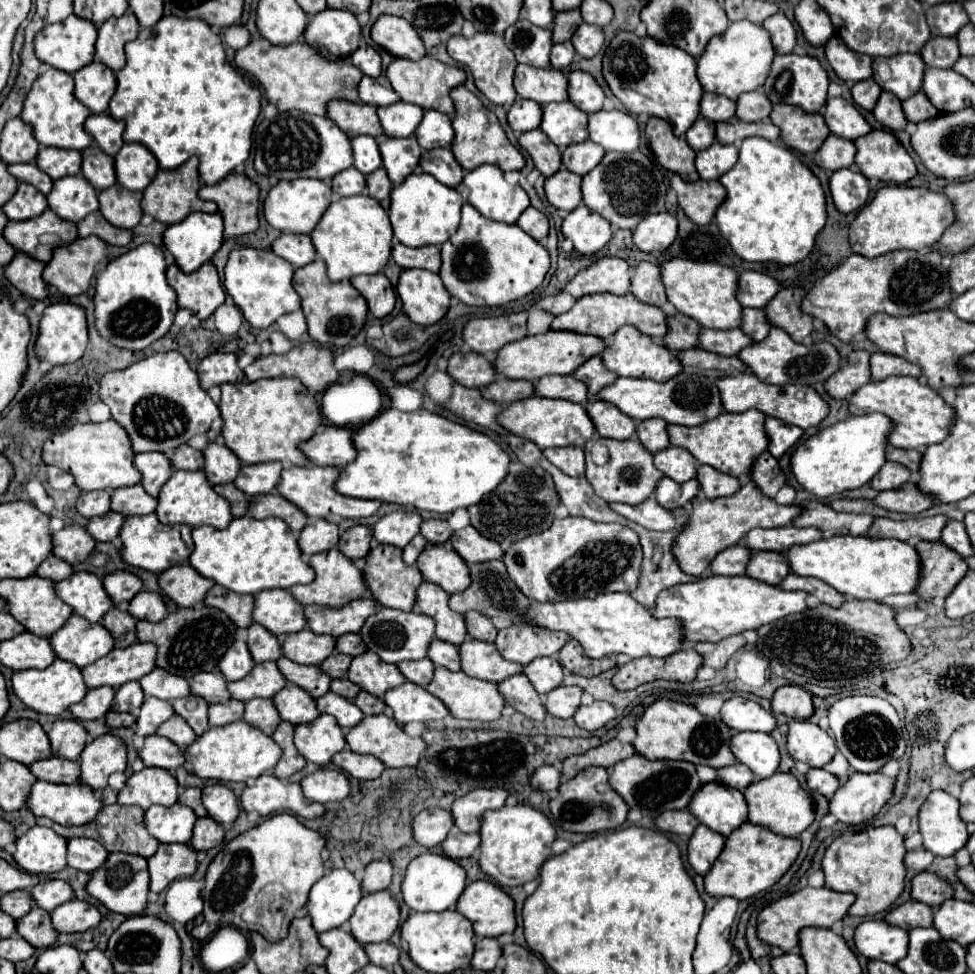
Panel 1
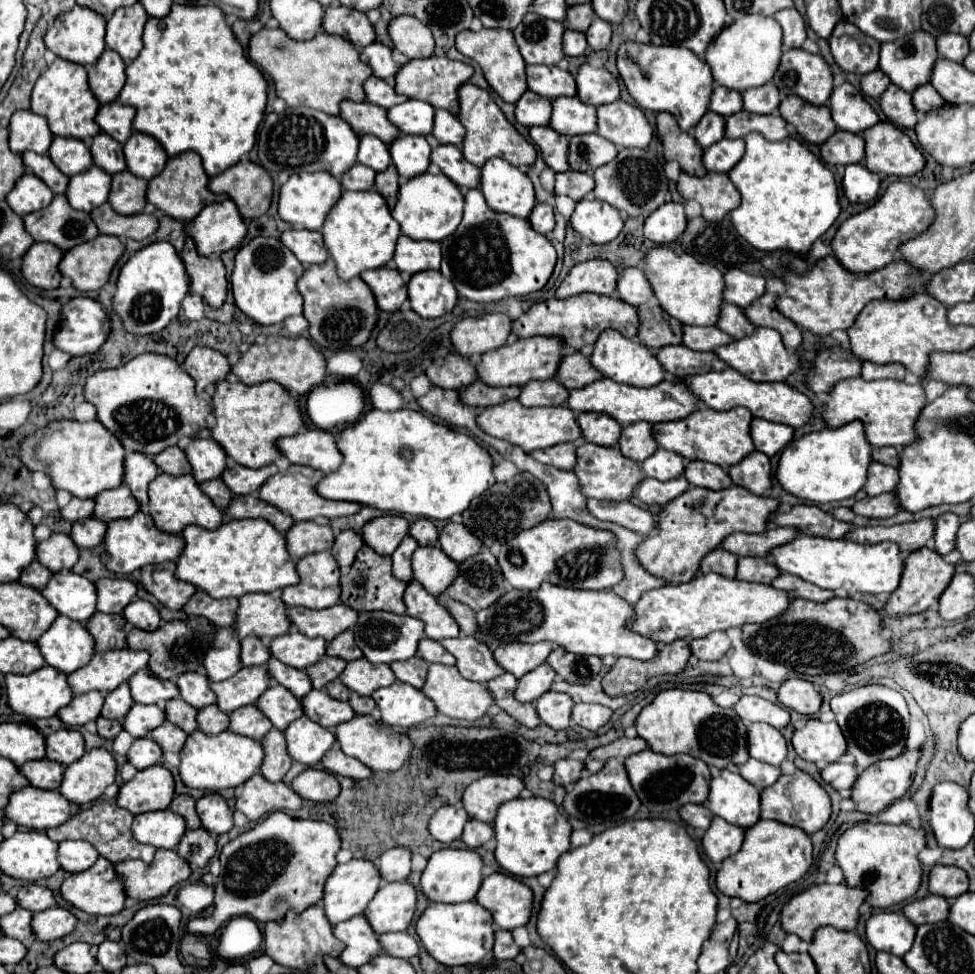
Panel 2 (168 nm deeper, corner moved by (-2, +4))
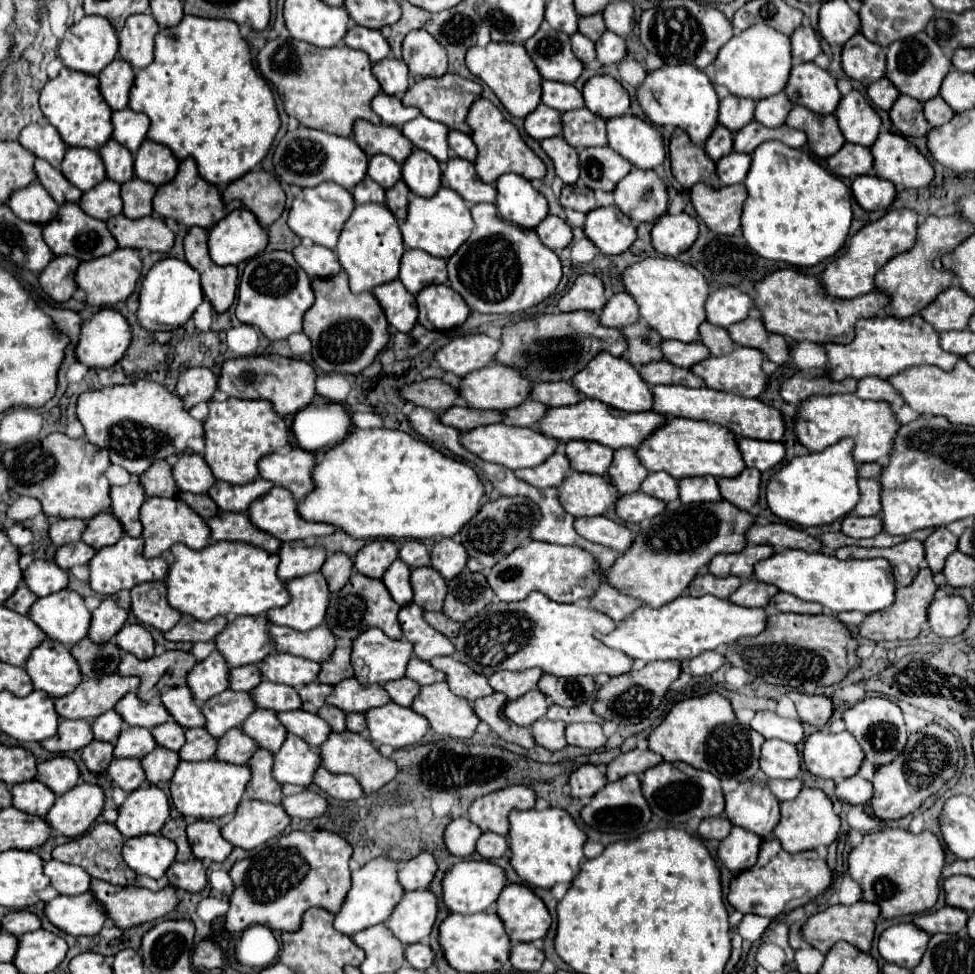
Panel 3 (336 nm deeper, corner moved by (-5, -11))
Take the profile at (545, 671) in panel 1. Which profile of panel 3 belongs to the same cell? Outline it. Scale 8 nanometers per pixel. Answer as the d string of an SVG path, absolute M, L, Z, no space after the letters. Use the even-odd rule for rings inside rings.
M531 690L529 694L507 702L503 708L503 716L517 726L531 726L535 720L545 716L547 708L547 698L541 696L541 692Z

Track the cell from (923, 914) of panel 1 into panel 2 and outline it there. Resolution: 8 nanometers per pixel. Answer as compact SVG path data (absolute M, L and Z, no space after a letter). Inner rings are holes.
M926 895L924 899L916 899L916 901L906 903L902 913L914 925L938 923L948 917L948 899L938 897L938 895Z

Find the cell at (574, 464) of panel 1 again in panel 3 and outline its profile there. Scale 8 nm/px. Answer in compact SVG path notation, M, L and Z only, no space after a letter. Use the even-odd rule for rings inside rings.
M555 452L551 454L543 464L535 466L535 468L525 468L525 470L517 470L515 476L535 488L549 488L561 484L561 480L565 478L569 470L569 460L565 454Z

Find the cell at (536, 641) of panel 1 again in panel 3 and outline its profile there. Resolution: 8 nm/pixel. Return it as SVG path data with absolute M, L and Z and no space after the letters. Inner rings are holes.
M537 668L533 670L525 670L525 672L495 672L493 676L489 676L489 686L495 692L505 692L505 696L509 700L517 700L521 698L525 692L533 690L537 686L537 680L541 678L543 672L537 672Z

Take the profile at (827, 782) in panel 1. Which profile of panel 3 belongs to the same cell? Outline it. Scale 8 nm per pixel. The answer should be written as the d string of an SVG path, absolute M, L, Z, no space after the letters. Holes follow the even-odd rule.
M851 776L837 782L837 798L847 804L867 804L873 798L873 784L861 776Z

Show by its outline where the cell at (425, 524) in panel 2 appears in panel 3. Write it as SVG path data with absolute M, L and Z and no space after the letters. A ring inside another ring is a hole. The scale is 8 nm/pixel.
M409 540L401 546L399 560L403 560L409 568L421 568L421 566L429 564L429 552L421 542Z

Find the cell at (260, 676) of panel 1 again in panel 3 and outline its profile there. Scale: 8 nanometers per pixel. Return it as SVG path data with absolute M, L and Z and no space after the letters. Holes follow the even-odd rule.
M221 692L209 698L201 712L205 716L205 730L213 738L221 738L227 730L237 728L245 722L245 716L253 712L253 704L249 704L247 692Z

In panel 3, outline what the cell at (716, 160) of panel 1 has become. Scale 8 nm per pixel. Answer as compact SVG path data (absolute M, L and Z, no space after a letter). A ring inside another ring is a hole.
M731 152L717 162L717 176L725 186L739 184L745 180L751 166L751 154Z

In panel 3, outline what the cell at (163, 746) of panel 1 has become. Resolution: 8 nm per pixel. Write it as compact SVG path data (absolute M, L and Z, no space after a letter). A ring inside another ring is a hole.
M113 760L105 774L115 786L119 786L125 792L133 792L145 782L145 774L141 772L139 760Z

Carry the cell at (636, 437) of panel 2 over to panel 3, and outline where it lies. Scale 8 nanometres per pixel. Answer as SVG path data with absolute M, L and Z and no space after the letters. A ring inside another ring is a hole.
M621 448L615 452L613 462L607 470L611 484L617 488L619 494L629 494L639 490L641 482L647 478L649 472L637 464L637 456L633 456L631 448Z

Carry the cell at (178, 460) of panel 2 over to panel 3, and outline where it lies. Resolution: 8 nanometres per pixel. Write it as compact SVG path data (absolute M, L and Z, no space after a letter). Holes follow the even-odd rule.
M155 460L141 476L139 484L143 486L143 492L147 498L151 496L163 496L163 498L175 498L177 486L173 484L171 466L165 460Z

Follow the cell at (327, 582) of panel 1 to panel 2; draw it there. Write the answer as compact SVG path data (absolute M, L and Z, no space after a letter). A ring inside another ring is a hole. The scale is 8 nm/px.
M330 551L302 557L296 569L300 583L282 591L282 601L286 601L286 605L326 609L340 603L340 567Z

